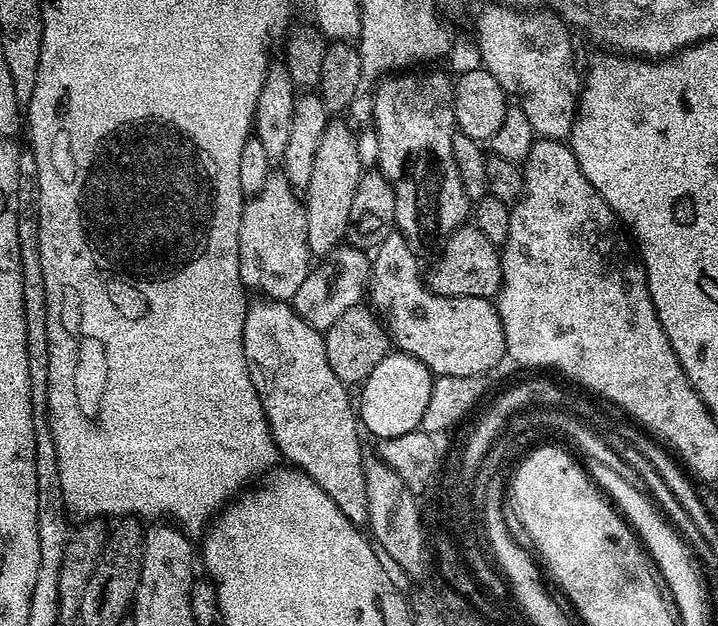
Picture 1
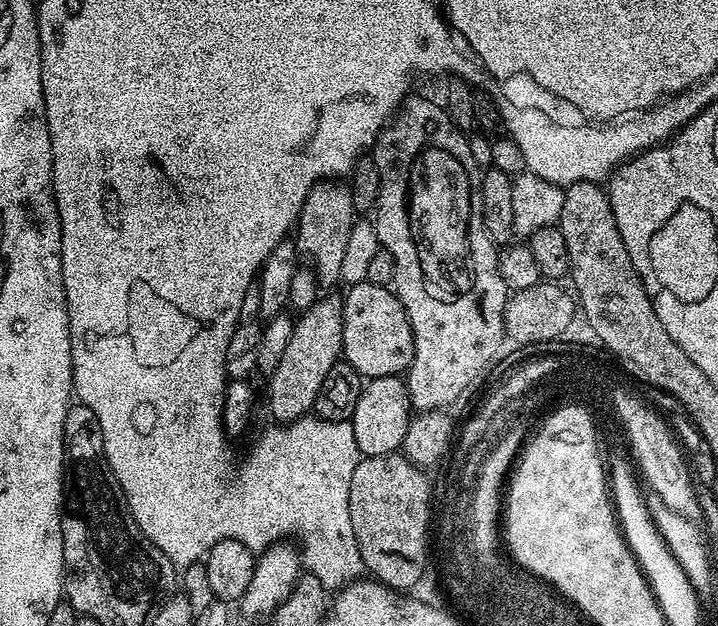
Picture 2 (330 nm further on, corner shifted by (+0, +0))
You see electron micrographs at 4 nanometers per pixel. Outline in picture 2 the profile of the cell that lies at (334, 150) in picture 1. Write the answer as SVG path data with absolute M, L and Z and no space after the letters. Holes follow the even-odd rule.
M339 295L316 299L309 309L299 313L294 320L294 334L290 334L290 343L282 353L282 362L278 362L278 370L274 370L267 377L268 408L272 411L273 421L280 424L289 424L291 420L300 420L309 415L316 407L318 386L326 379L330 366L334 366L341 359L344 351L342 342L342 326L344 325L344 301Z

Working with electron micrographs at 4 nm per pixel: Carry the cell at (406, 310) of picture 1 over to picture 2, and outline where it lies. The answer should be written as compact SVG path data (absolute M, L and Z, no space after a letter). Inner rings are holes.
M367 282L351 285L347 289L348 293L343 293L344 301L344 325L342 326L342 342L344 343L343 359L350 365L354 366L354 370L361 378L373 380L374 378L382 378L383 376L400 376L407 373L408 368L412 365L412 327L406 318L406 310L402 306L402 302L396 297L395 291L391 287L382 284L369 284Z

